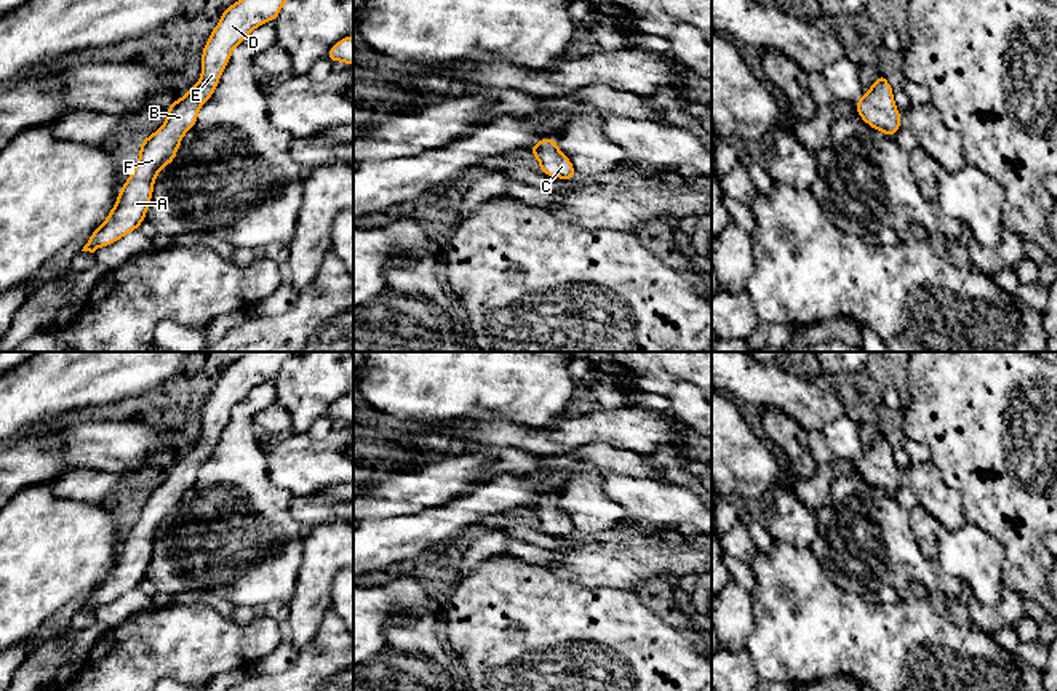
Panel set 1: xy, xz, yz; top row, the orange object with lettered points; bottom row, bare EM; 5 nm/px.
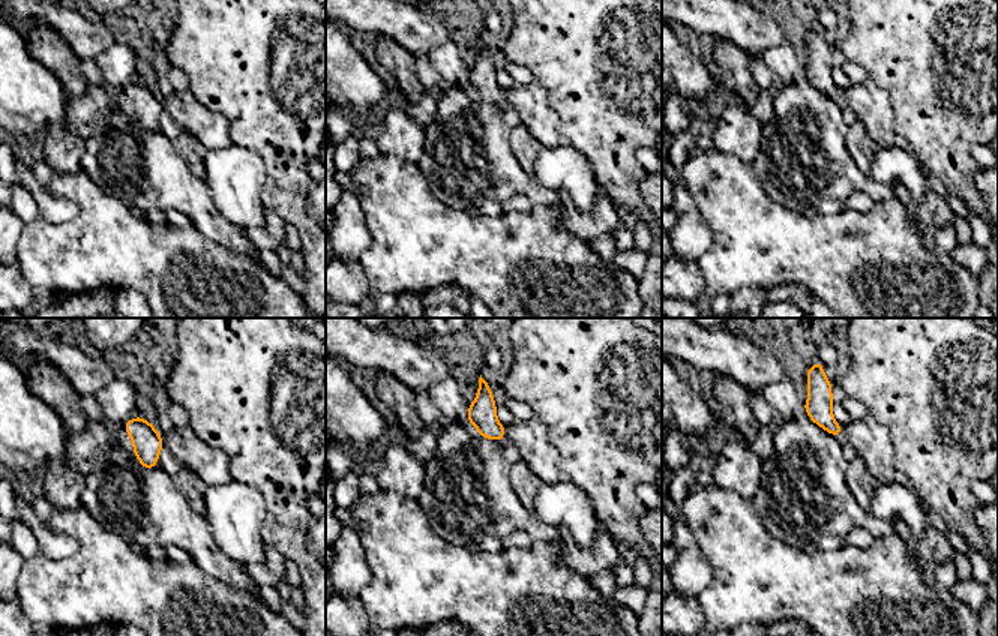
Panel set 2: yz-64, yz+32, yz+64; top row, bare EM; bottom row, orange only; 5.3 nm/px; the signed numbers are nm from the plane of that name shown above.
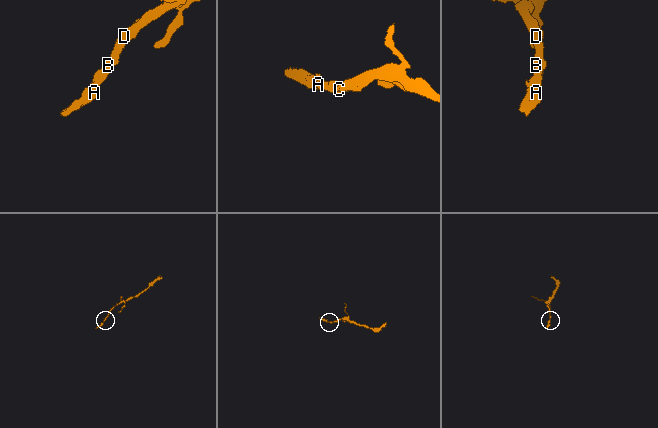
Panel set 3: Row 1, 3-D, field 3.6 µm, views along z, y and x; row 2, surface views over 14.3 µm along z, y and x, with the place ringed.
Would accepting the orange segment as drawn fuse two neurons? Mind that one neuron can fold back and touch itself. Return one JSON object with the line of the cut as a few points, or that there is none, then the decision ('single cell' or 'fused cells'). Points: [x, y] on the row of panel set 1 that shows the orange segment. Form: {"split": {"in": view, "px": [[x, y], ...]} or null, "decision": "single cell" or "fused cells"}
{"split": null, "decision": "single cell"}

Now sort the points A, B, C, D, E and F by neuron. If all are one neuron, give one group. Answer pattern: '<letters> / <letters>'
A B C D E F

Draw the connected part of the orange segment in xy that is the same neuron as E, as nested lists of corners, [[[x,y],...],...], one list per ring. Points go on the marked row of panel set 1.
[[[238,0],[222,11],[201,51],[201,77],[181,99],[168,106],[165,123],[141,141],[139,160],[122,186],[104,224],[93,230],[82,251],[94,253],[139,229],[146,219],[158,171],[173,163],[184,134],[195,126],[200,106],[213,96],[232,50],[256,27],[277,21],[286,0]]]

